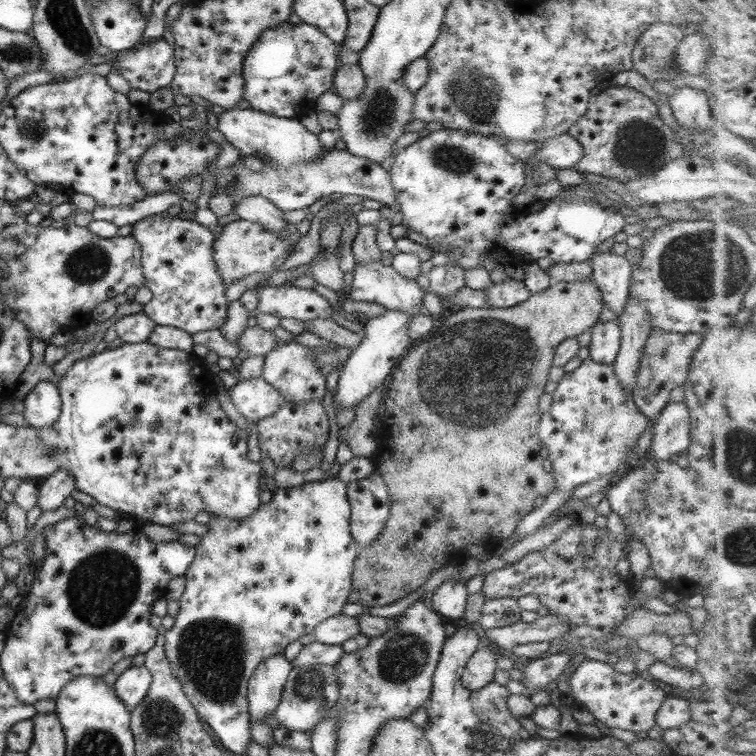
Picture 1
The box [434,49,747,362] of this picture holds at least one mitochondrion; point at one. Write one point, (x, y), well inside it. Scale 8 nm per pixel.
(638, 144)

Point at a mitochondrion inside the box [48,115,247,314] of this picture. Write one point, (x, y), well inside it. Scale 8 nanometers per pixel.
(85, 265)

